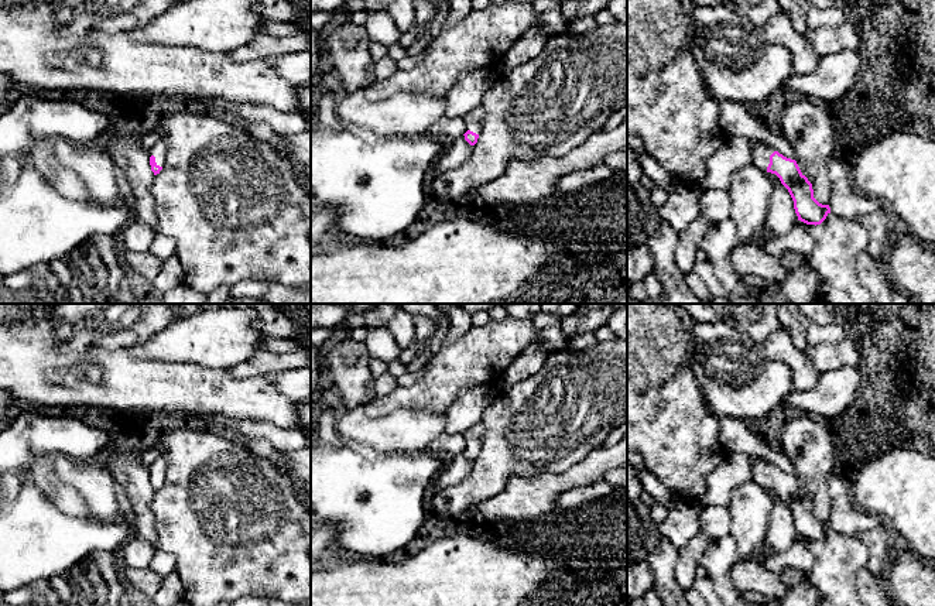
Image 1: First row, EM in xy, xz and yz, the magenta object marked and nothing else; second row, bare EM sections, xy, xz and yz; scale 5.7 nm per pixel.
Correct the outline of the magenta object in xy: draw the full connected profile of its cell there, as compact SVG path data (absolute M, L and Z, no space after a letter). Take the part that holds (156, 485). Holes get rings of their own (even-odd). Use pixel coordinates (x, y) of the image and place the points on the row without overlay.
M162 453L150 468L150 482L151 482L151 487L154 489L154 492L160 490L160 487L162 486L164 480L165 480L165 472L167 472L167 458Z

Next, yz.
M751 458L753 482L764 489L775 490L788 506L798 537L806 541L821 541L830 530L829 521L822 521L814 514L812 500L801 489L795 476L787 475L767 459Z

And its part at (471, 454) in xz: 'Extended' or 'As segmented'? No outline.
Extended

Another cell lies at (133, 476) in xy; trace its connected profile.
M113 445L106 452L103 462L109 465L136 514L136 523L131 525L130 537L147 541L157 548L157 527L150 507L155 492L151 487L150 470L143 463L140 453Z

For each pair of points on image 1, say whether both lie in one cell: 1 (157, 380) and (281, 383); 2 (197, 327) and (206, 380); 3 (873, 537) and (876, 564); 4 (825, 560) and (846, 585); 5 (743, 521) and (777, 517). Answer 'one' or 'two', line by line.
1: two
2: two
3: one
4: one
5: two

